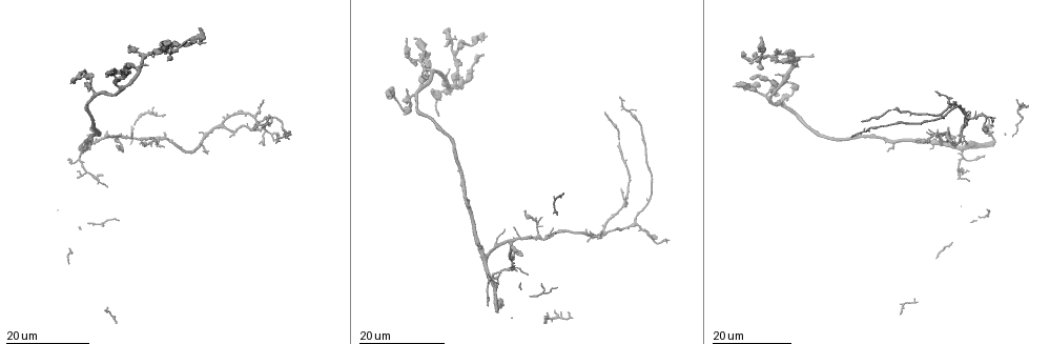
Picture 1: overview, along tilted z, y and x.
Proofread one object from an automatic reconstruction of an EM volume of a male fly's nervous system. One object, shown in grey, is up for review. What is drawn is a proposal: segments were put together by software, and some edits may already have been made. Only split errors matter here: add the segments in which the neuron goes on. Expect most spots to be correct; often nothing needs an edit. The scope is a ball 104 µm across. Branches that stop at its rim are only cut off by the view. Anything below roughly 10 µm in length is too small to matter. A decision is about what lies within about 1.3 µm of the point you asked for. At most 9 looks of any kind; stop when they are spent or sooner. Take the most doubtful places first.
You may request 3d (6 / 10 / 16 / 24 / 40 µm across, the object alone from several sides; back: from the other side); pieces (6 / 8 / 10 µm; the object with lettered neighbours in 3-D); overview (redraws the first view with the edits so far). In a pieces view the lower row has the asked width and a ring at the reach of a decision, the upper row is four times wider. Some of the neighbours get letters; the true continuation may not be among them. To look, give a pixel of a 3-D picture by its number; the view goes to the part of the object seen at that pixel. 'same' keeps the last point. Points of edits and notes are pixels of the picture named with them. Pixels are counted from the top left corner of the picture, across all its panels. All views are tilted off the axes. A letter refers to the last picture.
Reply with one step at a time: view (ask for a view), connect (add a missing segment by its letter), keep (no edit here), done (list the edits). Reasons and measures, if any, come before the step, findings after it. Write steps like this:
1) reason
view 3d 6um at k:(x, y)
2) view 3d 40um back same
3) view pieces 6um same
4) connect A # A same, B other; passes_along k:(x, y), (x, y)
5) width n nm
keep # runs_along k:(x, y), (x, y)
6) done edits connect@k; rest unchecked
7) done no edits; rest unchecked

tapers out
view 3d 16um at 1:(605, 114)

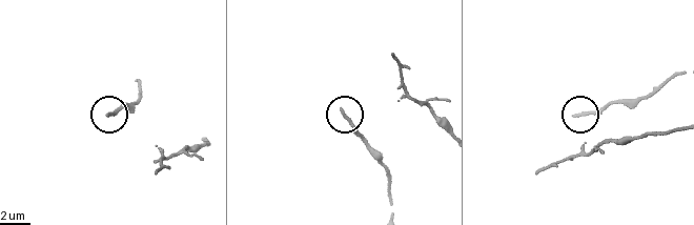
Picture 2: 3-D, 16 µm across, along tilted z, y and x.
view 3d 10um at 2:(342, 110)

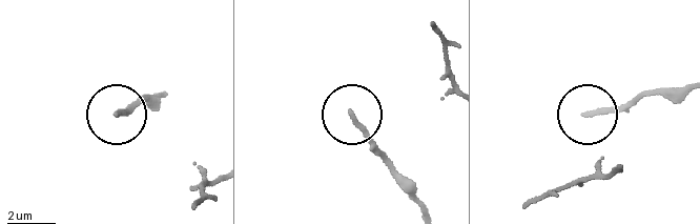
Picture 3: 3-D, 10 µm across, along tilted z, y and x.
view pieces 10um at 3:(352, 112)

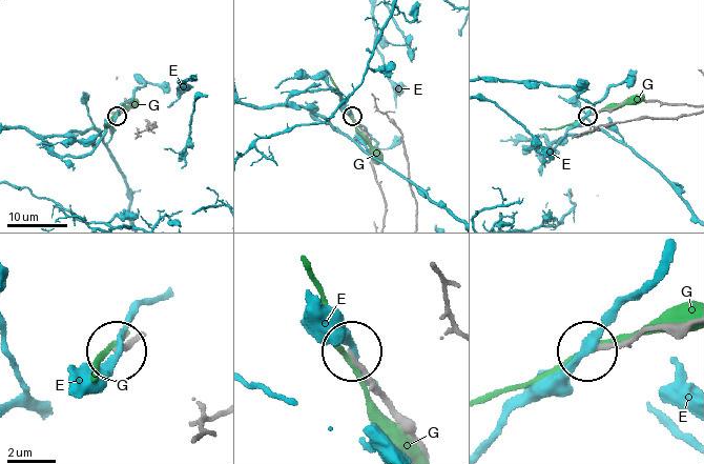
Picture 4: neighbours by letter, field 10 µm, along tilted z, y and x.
keep # E other, G other; runs_along 4:(686, 321), (639, 330), (587, 351); none of them fits

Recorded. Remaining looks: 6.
free end
view 3d 24um at 1:(811, 57)

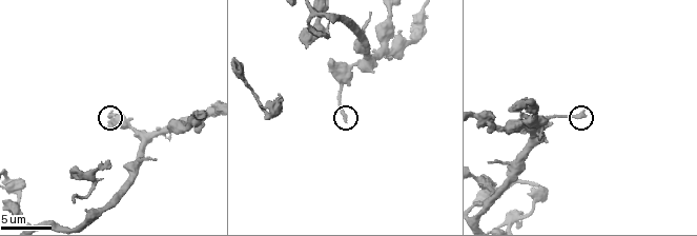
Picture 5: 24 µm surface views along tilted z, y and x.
view pieces 10um at 5:(345, 121)

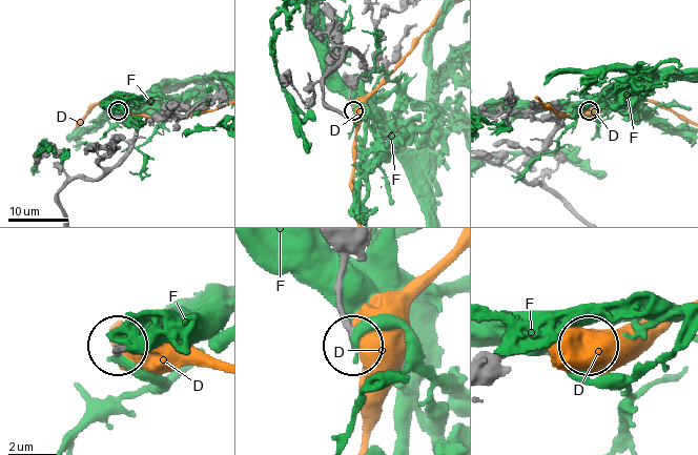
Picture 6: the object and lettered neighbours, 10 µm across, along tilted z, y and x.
width 280 nm
keep # D other, F other; no lettered segment goes on from it

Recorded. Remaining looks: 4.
tapers out
view 3d 16um at 1:(619, 95)

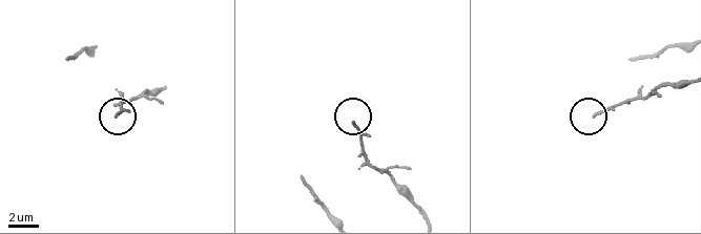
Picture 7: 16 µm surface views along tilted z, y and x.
view pieces 6um at 7:(114, 116)

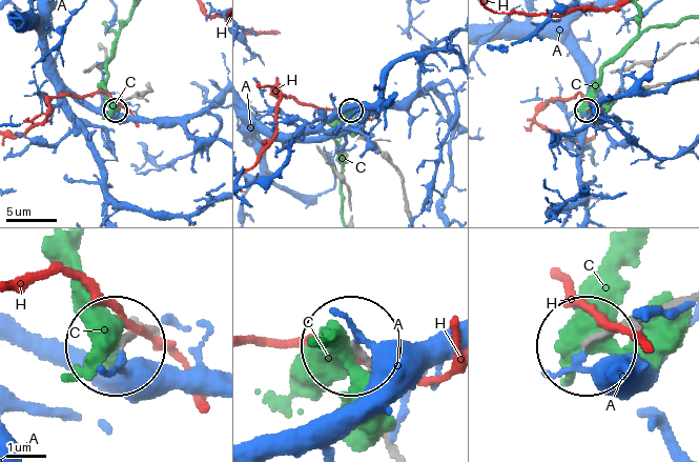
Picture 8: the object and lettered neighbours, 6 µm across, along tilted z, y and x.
keep # A other, C other, H other; runs_along 8:(686, 304), (594, 339); none of them fits

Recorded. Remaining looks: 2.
long arm stops here
view 3d 16um at 1:(763, 36)

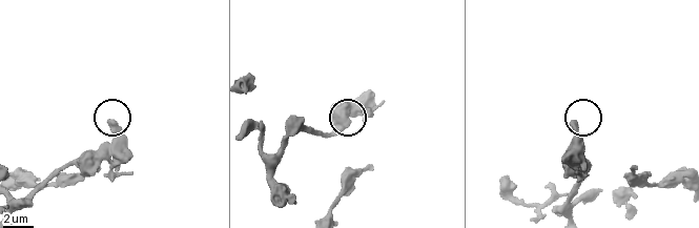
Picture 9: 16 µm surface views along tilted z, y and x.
view pieces 8um at 9:(572, 122)

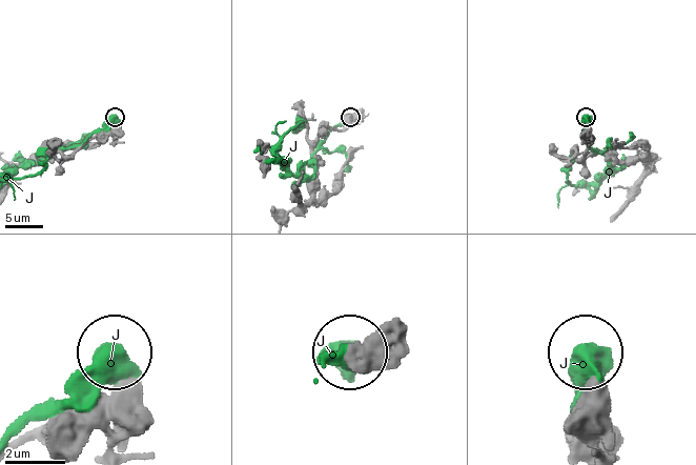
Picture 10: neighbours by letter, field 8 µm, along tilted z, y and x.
keep # J other; none of them fits

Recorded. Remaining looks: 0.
done no edits; rest unchecked

